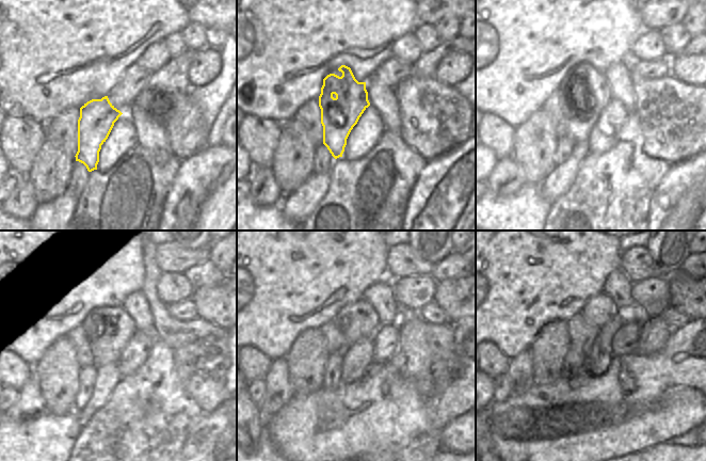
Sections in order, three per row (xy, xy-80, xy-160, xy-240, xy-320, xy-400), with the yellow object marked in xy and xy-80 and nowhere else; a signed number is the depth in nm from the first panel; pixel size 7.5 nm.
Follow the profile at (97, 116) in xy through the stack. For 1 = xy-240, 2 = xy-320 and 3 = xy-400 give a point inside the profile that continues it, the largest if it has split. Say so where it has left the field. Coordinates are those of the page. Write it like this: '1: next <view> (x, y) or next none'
1: next xy-240 (114, 327)
2: next xy-320 (358, 320)
3: next xy-400 (600, 310)

